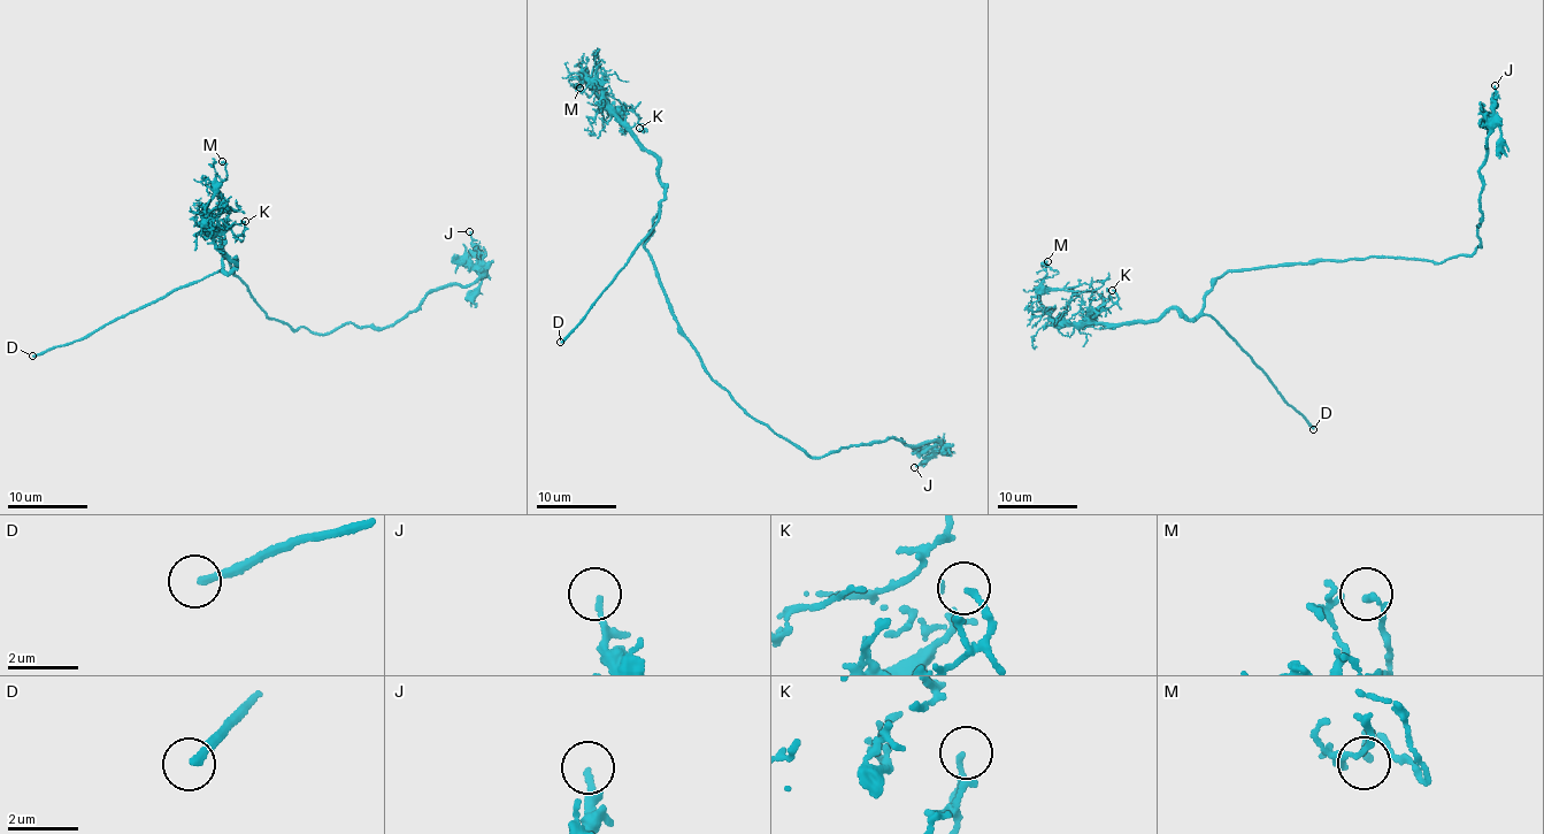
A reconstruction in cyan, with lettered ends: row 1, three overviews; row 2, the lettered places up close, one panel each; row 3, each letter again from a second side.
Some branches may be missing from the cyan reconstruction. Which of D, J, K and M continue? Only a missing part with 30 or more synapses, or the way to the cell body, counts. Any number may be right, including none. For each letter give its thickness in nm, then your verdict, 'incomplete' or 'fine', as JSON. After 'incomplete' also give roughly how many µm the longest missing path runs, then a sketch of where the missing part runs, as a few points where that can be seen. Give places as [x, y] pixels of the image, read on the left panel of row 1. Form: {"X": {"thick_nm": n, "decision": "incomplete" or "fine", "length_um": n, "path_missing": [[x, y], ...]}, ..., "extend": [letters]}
{"D": {"thick_nm": 220, "decision": "incomplete", "length_um": 50}, "J": {"thick_nm": 150, "decision": "fine"}, "K": {"thick_nm": 150, "decision": "fine"}, "M": {"thick_nm": 120, "decision": "fine"}, "extend": ["D"]}

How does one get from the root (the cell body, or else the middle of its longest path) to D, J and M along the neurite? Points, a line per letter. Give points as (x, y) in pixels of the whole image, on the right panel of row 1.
D: (1346, 259), (1229, 269), (1214, 280), (1213, 291), (1204, 298), (1204, 313), (1219, 321), (1313, 429)
J: (1346, 259), (1381, 254), (1435, 261), (1482, 245), (1476, 227), (1484, 216), (1480, 171), (1488, 154), (1495, 85)
M: (1346, 259), (1229, 269), (1195, 318), (1169, 307), (1108, 324), (1083, 314), (1080, 295), (1046, 288), (1047, 261)

